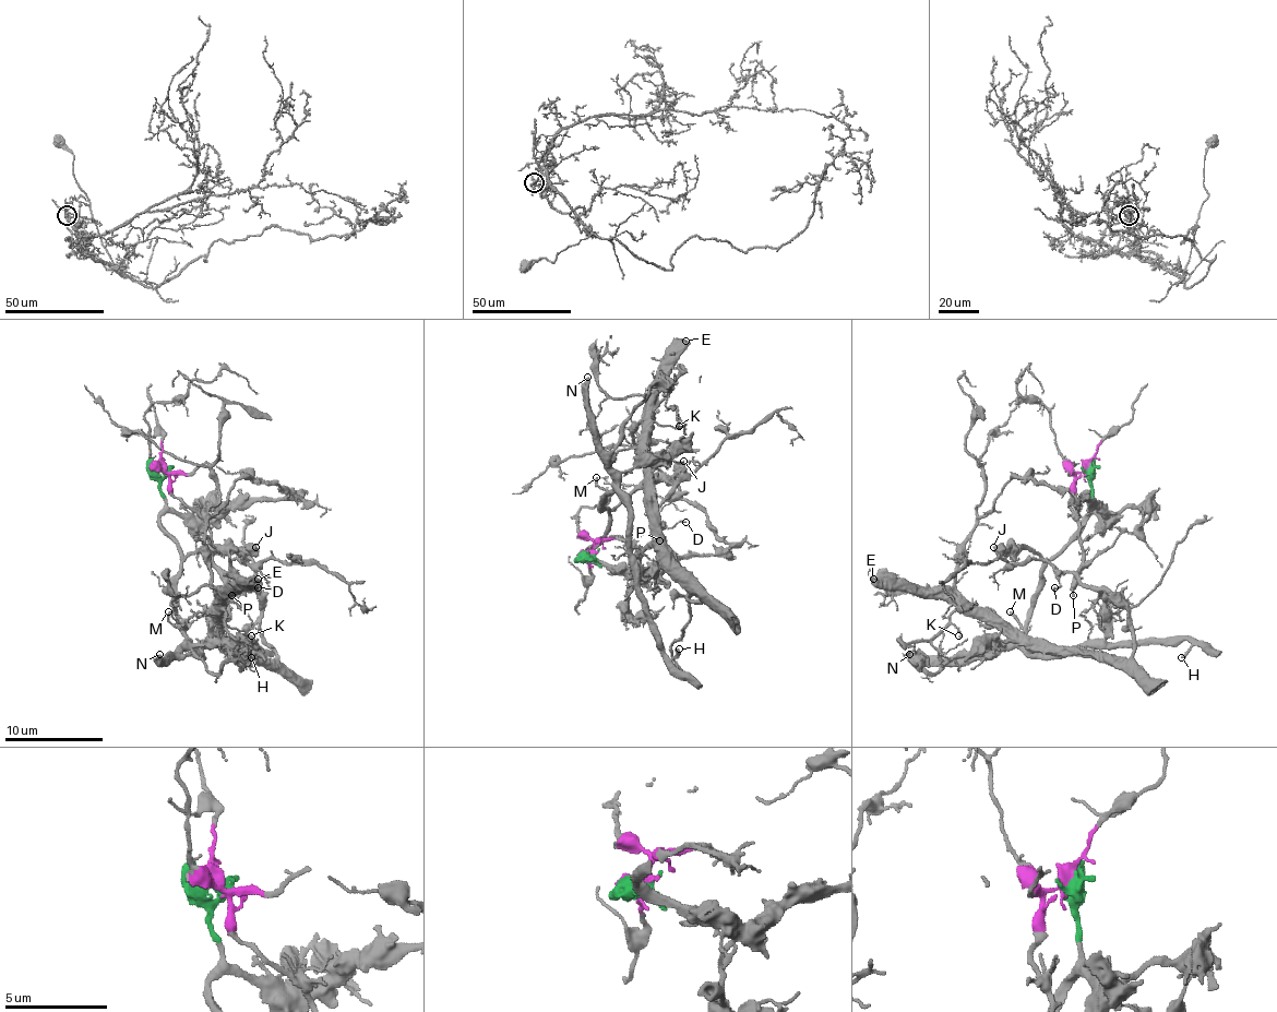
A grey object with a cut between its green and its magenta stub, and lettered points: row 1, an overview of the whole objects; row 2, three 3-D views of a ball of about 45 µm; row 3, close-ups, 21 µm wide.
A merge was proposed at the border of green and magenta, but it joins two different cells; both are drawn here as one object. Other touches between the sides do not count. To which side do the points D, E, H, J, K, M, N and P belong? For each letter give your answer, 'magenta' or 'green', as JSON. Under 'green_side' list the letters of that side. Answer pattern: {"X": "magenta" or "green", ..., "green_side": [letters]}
{"D": "magenta", "E": "magenta", "H": "green", "J": "green", "K": "magenta", "M": "green", "N": "green", "P": "magenta", "green_side": ["H", "J", "M", "N"]}

